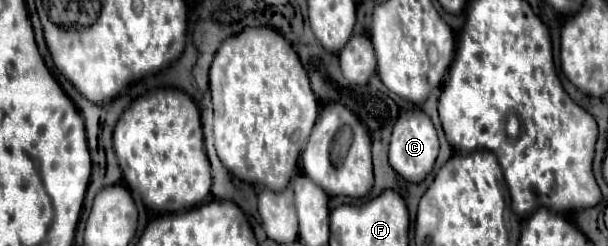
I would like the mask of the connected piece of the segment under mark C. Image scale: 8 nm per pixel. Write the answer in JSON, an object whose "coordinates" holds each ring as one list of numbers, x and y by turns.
{"coordinates":[[403,109,395,127,393,127,393,135,391,135,391,143,389,143,389,163,391,163,391,167,403,179,419,183,433,169,437,153,439,153,439,137,437,137,437,131,435,131,429,115,423,113,421,109,413,109,413,111]]}

